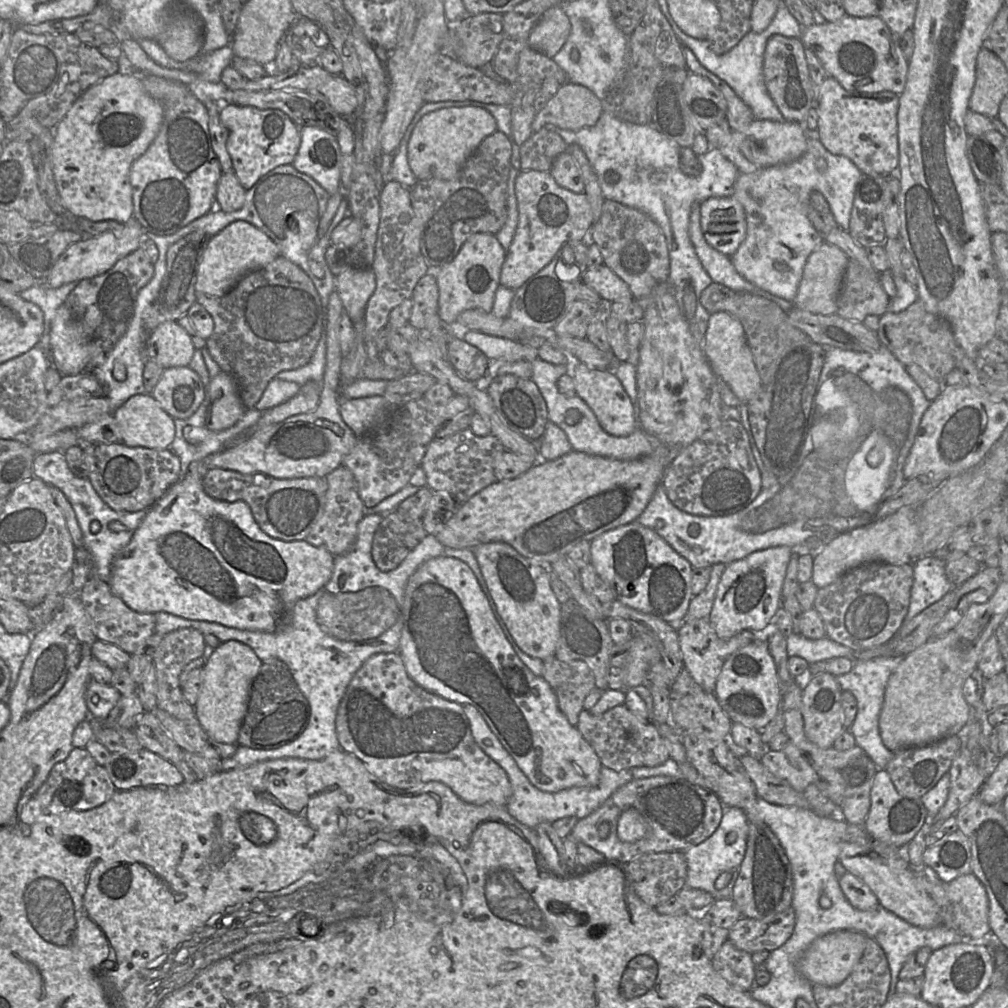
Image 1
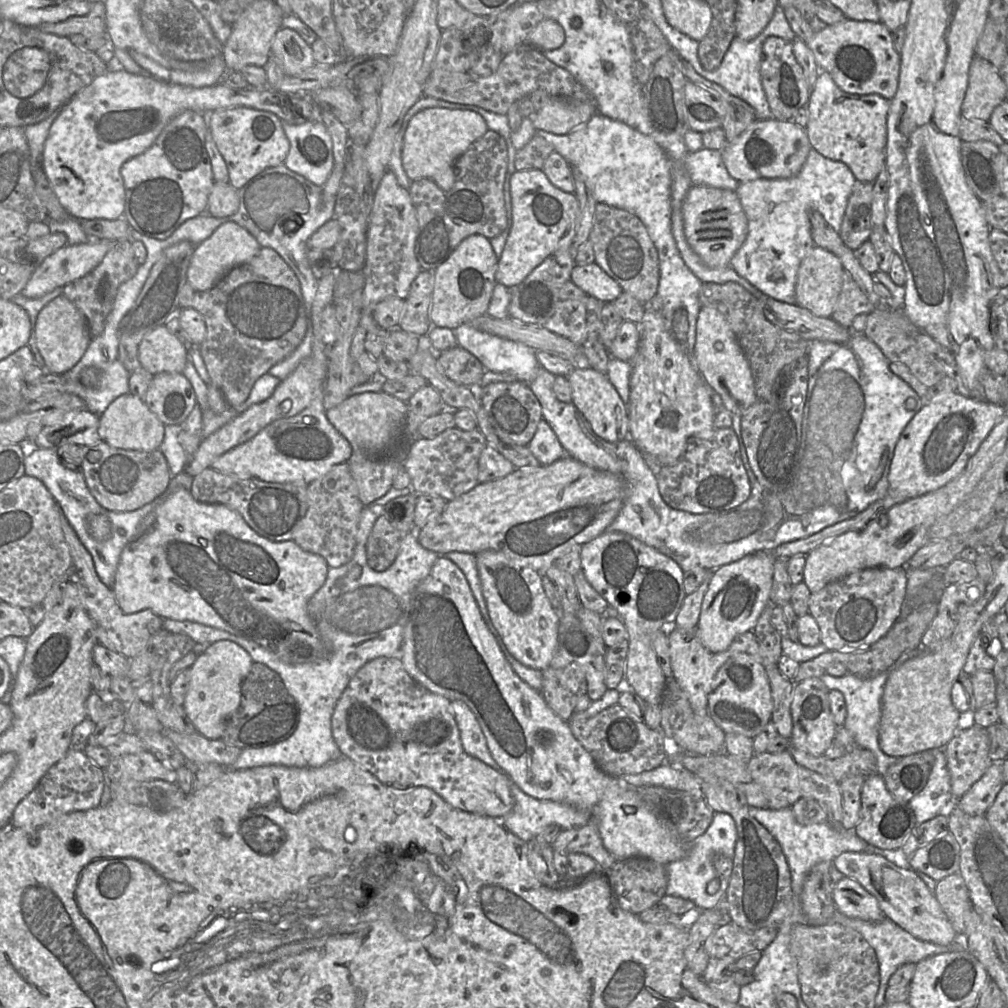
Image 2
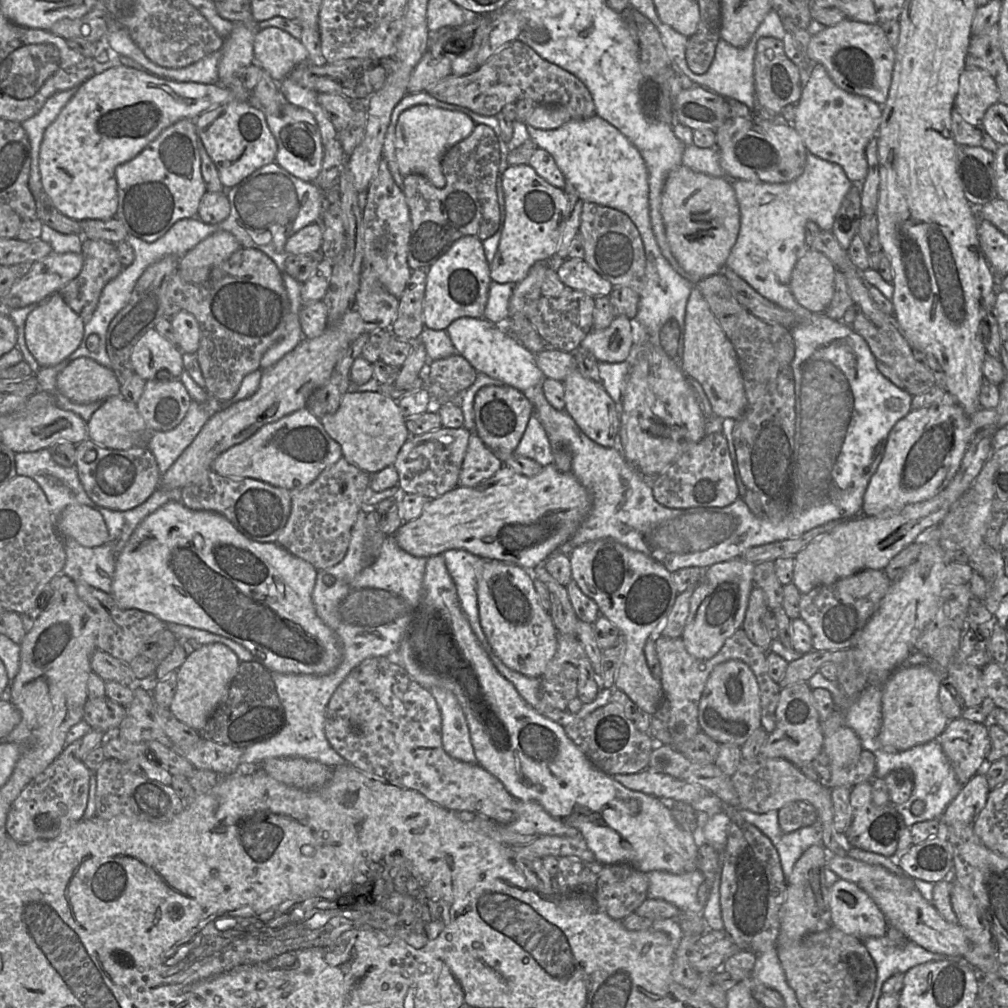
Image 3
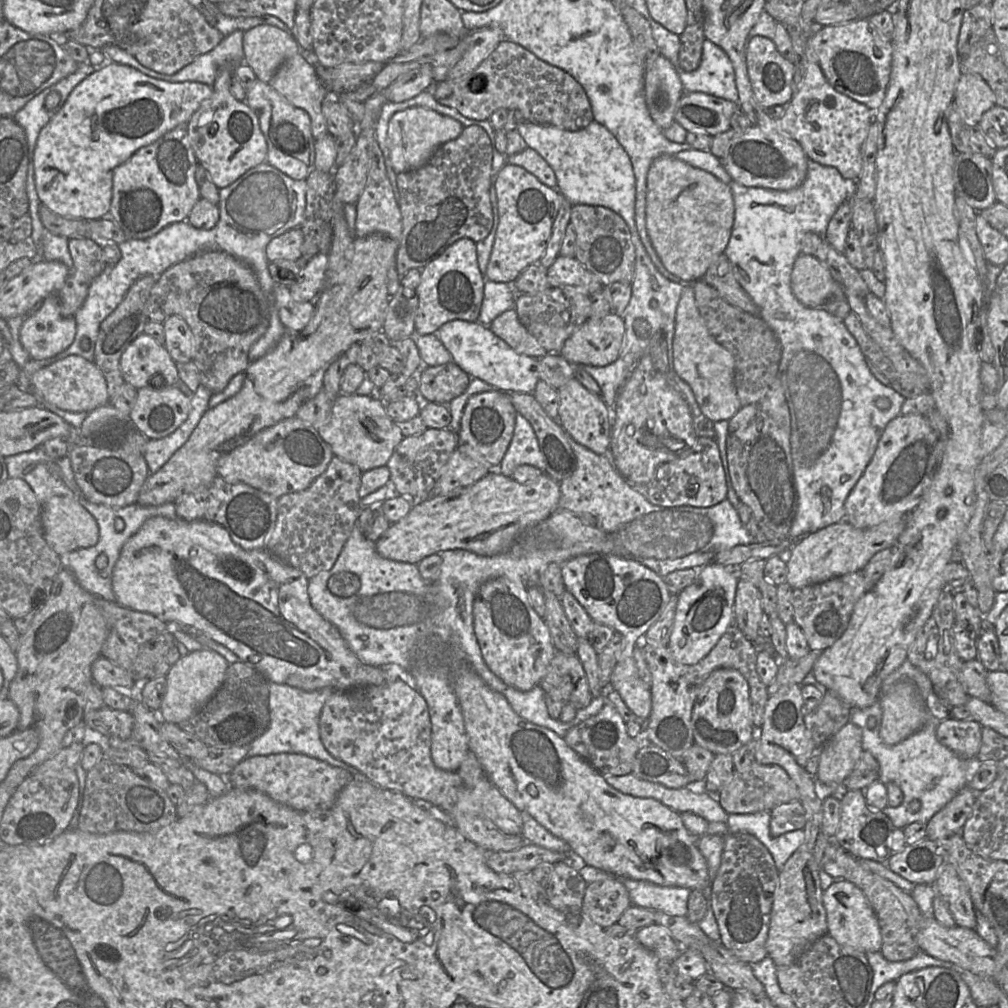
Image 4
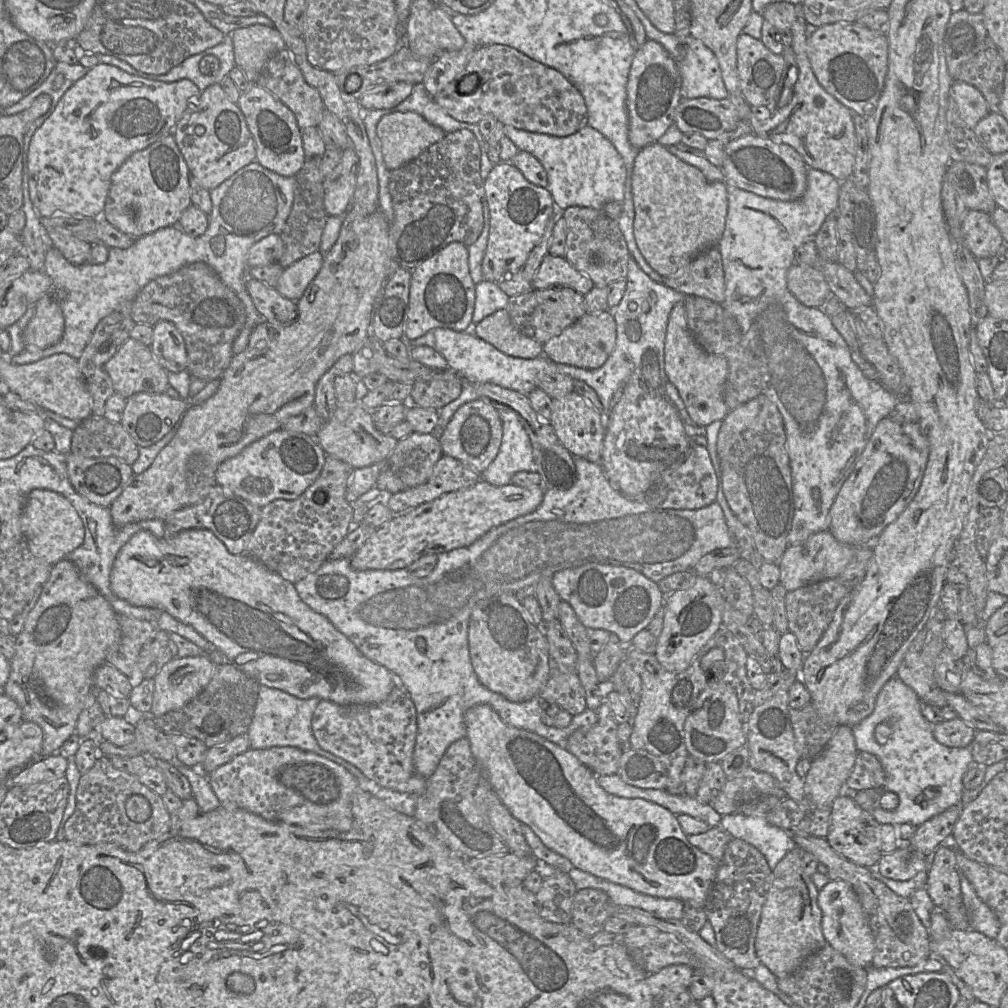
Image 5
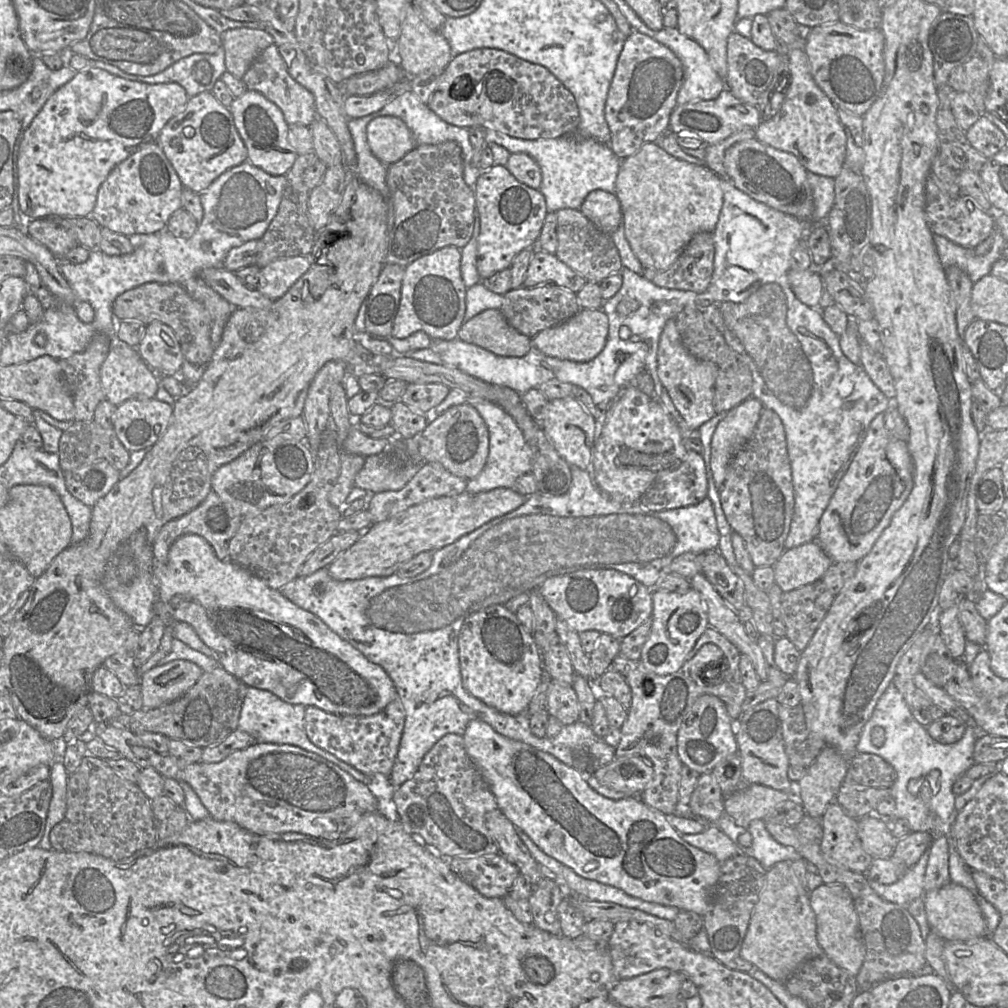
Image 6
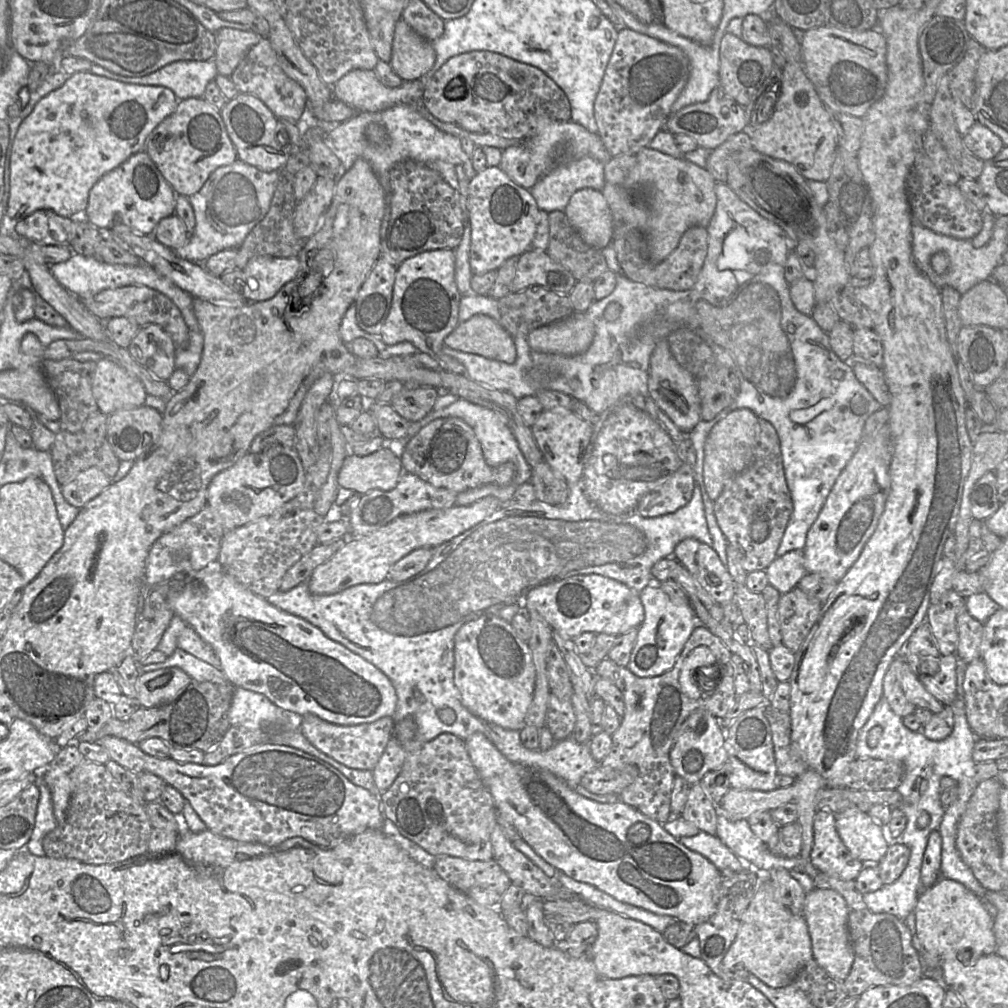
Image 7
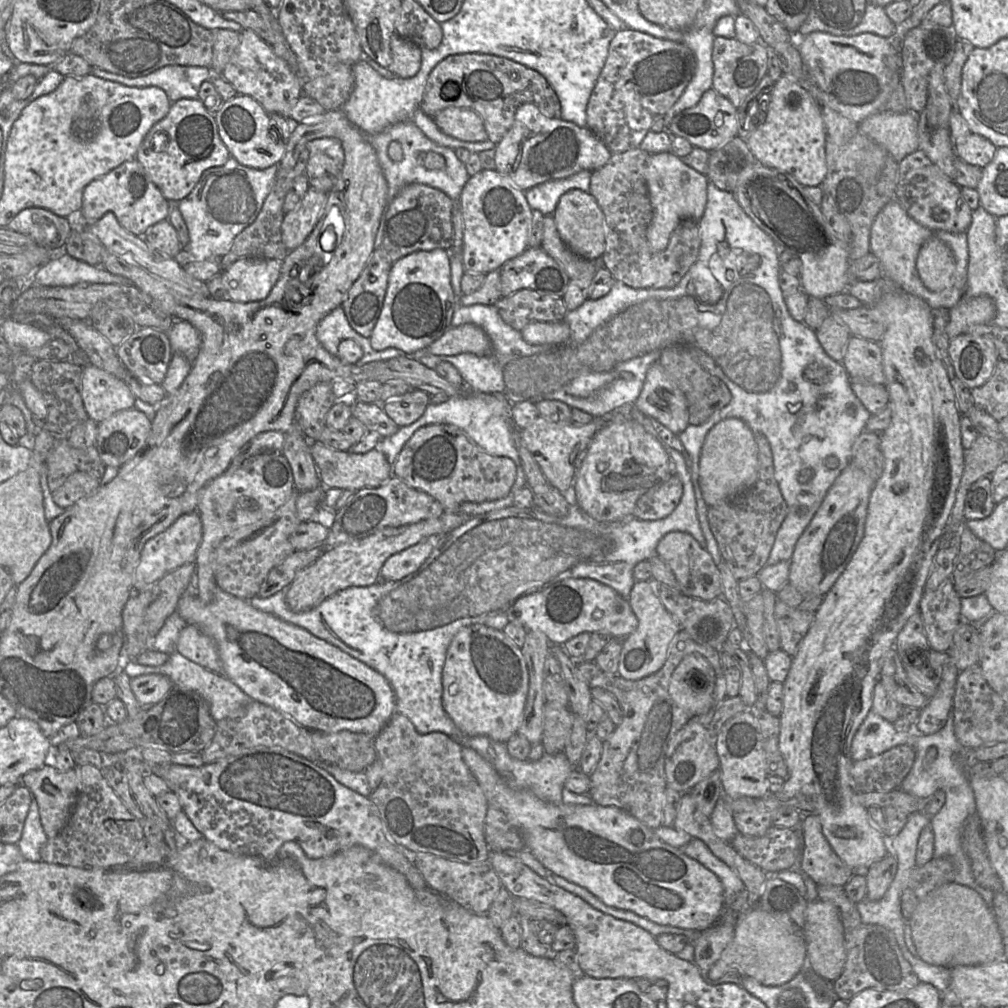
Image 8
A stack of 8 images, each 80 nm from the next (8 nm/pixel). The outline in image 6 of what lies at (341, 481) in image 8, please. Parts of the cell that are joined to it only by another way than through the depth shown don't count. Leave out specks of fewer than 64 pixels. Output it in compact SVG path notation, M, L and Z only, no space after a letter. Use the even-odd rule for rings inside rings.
M389 450L365 458L362 469L355 476L354 484L369 492L398 491L414 476L417 469L404 466Z

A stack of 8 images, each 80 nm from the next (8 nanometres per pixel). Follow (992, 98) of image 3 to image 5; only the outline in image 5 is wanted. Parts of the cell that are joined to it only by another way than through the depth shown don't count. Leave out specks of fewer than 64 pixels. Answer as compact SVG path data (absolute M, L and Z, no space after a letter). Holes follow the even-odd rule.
M954 81L949 91L960 118L966 126L973 128L990 111L982 93L974 86Z

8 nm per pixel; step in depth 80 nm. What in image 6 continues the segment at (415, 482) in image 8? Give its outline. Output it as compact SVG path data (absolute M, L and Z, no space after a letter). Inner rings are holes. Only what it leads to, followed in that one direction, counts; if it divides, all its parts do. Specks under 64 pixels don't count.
M469 403L453 406L435 418L418 435L418 451L424 463L440 463L455 476L474 479L483 470L489 454L489 430Z

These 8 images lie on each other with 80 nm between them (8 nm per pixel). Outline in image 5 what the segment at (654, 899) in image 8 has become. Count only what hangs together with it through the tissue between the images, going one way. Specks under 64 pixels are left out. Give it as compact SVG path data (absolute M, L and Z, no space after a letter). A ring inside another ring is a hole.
M487 704L468 709L465 726L471 753L490 787L509 812L529 826L547 848L567 858L573 867L604 880L647 895L679 899L705 908L719 863L690 844L676 815L644 799L618 797L606 792L599 785L598 776L566 747L534 732L508 725Z

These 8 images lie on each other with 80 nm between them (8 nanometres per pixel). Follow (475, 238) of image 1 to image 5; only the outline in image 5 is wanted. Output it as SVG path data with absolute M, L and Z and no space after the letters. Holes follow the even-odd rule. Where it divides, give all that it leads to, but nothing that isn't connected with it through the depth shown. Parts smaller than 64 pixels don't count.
M452 242L436 255L411 270L408 311L404 327L407 341L436 328L471 332L475 286L468 265L468 246Z

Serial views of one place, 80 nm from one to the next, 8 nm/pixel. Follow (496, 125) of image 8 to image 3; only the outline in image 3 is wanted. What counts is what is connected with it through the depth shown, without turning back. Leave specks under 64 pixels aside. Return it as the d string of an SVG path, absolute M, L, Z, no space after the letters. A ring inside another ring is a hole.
M514 40L495 52L483 65L466 75L449 75L425 89L439 101L463 106L483 116L496 116L504 106L522 99L530 99L537 105L558 106L565 108L572 120L586 120L596 115L591 93L583 82L572 73L540 57L530 46Z

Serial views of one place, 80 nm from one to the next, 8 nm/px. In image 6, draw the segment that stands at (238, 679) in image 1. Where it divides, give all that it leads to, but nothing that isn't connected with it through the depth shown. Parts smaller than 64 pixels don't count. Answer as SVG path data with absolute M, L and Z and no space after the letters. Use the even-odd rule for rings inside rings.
M174 660L147 671L139 679L143 709L155 709L177 700L203 673L198 665L186 660Z

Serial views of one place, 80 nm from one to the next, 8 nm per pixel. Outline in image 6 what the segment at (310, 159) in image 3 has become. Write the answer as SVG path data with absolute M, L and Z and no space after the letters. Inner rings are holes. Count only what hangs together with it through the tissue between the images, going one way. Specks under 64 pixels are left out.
M247 90L235 98L228 109L247 149L247 161L268 174L285 176L298 154L288 142L289 125L281 110L262 94L253 90Z

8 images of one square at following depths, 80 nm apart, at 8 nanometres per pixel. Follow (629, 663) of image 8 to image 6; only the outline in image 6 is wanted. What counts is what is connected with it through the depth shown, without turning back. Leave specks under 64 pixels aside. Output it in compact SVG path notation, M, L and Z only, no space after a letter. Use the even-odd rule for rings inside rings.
M652 589L652 616L649 637L642 647L639 661L650 672L668 675L678 671L707 627L707 607L699 593L690 589L684 593L667 593Z

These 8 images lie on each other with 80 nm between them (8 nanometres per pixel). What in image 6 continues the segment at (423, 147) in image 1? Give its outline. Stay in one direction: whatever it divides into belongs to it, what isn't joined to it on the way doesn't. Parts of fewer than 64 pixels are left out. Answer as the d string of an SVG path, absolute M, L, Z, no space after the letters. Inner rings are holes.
M381 116L370 121L366 137L372 153L386 166L399 161L417 147L405 122L394 116Z

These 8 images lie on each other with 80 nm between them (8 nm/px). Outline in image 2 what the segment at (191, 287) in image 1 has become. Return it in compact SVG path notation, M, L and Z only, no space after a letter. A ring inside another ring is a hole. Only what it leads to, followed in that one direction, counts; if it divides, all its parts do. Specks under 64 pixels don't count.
M182 241L166 249L151 268L134 304L122 318L118 327L118 360L129 373L140 367L138 348L143 337L164 325L170 318L177 317L182 310L179 306L179 295L188 284L187 270L195 248L194 244Z

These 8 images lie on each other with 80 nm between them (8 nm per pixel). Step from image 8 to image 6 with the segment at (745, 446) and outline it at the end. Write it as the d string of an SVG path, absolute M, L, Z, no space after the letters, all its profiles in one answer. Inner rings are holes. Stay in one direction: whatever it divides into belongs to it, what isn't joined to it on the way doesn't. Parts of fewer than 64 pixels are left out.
M751 397L728 412L718 423L711 439L710 468L719 491L732 456L752 437L762 403Z

